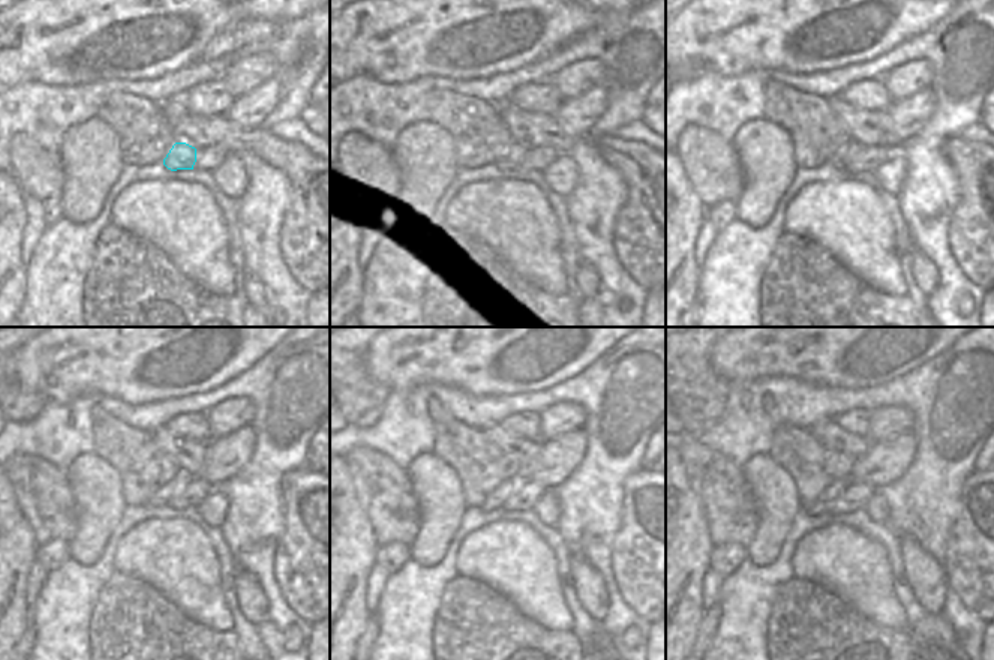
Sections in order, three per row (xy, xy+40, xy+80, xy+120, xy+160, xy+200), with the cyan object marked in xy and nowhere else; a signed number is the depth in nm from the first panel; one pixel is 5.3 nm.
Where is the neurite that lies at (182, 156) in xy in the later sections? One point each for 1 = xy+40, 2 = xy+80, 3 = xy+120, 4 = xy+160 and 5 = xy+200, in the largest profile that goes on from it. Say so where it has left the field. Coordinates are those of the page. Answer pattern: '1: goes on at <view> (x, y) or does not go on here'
1: goes on at xy+40 (513, 156)
2: goes on at xy+80 (844, 156)
3: goes on at xy+120 (165, 494)
4: goes on at xy+160 (495, 500)
5: goes on at xy+200 (820, 506)

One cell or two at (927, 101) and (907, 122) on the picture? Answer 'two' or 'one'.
one

